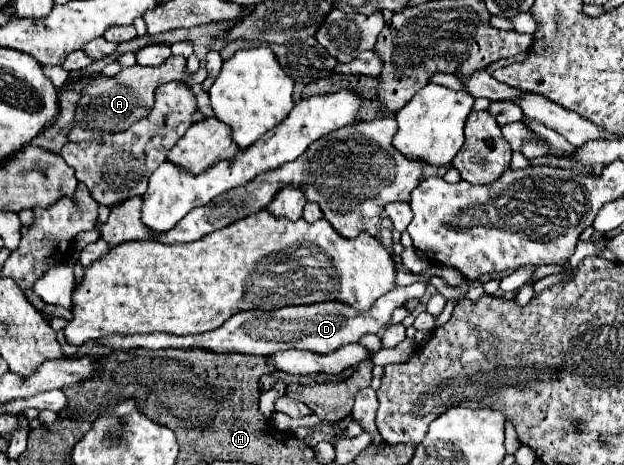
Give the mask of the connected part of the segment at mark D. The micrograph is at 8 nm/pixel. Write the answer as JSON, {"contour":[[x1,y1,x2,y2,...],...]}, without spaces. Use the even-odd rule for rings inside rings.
{"contour":[[414,282,410,286,398,286,396,290,384,294,376,306,370,312,358,312,350,306,344,306,342,302,320,302,320,304,308,304,308,306,288,306,280,310,246,310,234,314,230,320,226,320,220,328,196,336,172,336,172,334,136,334,130,338,108,338,108,342,88,342,88,346,82,346,82,352,94,348,94,346,110,346,114,350,130,350,130,348,206,348,206,350,236,350,240,354,254,354,254,356,270,356,280,350,308,350,314,354,330,354,332,350,338,350,340,346,358,342,360,336,372,332,378,334,384,326,388,326,388,320,392,312,402,306,408,298,422,298,426,292,428,282]]}

